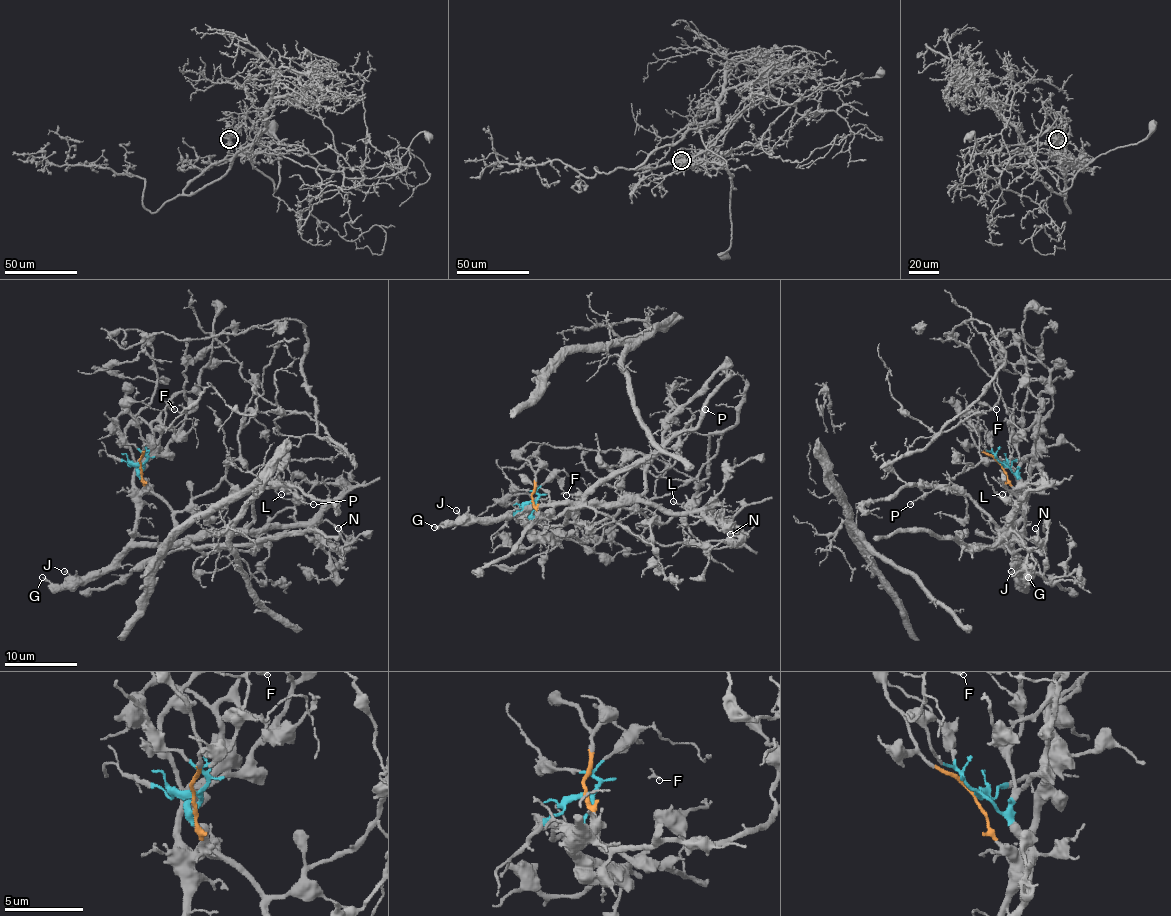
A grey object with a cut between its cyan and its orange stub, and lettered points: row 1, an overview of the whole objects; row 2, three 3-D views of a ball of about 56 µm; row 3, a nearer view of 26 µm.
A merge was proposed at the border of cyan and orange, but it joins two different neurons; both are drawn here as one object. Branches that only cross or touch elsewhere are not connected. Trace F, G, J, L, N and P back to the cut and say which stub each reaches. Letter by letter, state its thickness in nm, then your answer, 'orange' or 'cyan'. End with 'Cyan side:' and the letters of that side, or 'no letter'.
F: 170 nm thick; cyan
G: 300 nm thick; orange
J: 170 nm thick; orange
L: 130 nm thick; cyan
N: 130 nm thick; cyan
P: 110 nm thick; cyan
Cyan side: F, L, N, P

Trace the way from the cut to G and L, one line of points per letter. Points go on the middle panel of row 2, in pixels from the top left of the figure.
G: (532, 501), (535, 510), (532, 517), (526, 511), (506, 511), (495, 517), (443, 522), (434, 528)
L: (532, 501), (532, 515), (542, 526), (560, 526), (584, 506), (647, 539), (651, 524), (685, 510), (673, 501)

